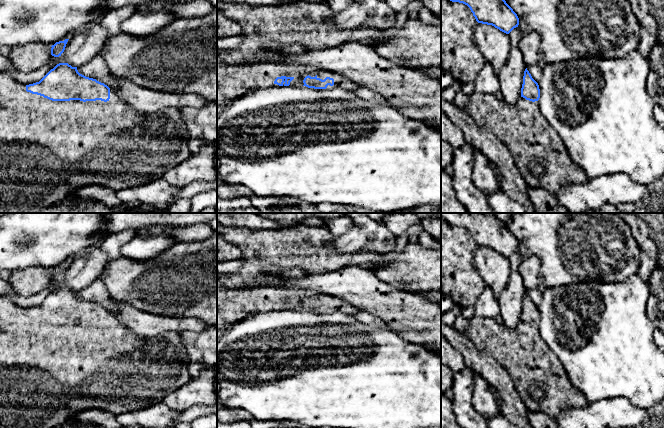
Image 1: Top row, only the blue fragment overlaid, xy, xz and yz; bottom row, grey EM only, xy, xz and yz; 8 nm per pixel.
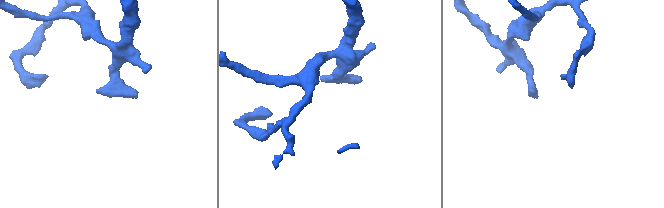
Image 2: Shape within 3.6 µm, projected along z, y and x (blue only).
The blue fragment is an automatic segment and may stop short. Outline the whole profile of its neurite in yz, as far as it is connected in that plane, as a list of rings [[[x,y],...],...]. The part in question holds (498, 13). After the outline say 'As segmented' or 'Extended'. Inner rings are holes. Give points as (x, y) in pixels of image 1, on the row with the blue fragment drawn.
[[[450,0],[467,5],[478,23],[492,25],[509,34],[519,25],[519,18],[505,0]]]. As segmented

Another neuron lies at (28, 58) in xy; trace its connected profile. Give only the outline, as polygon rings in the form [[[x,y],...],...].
[[[44,43],[16,46],[11,48],[9,58],[18,72],[30,73],[47,64],[51,57],[51,48]]]

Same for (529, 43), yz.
[[[533,30],[529,33],[522,34],[518,48],[521,50],[526,66],[537,65],[542,60],[539,51],[540,42],[541,38],[539,34]]]

